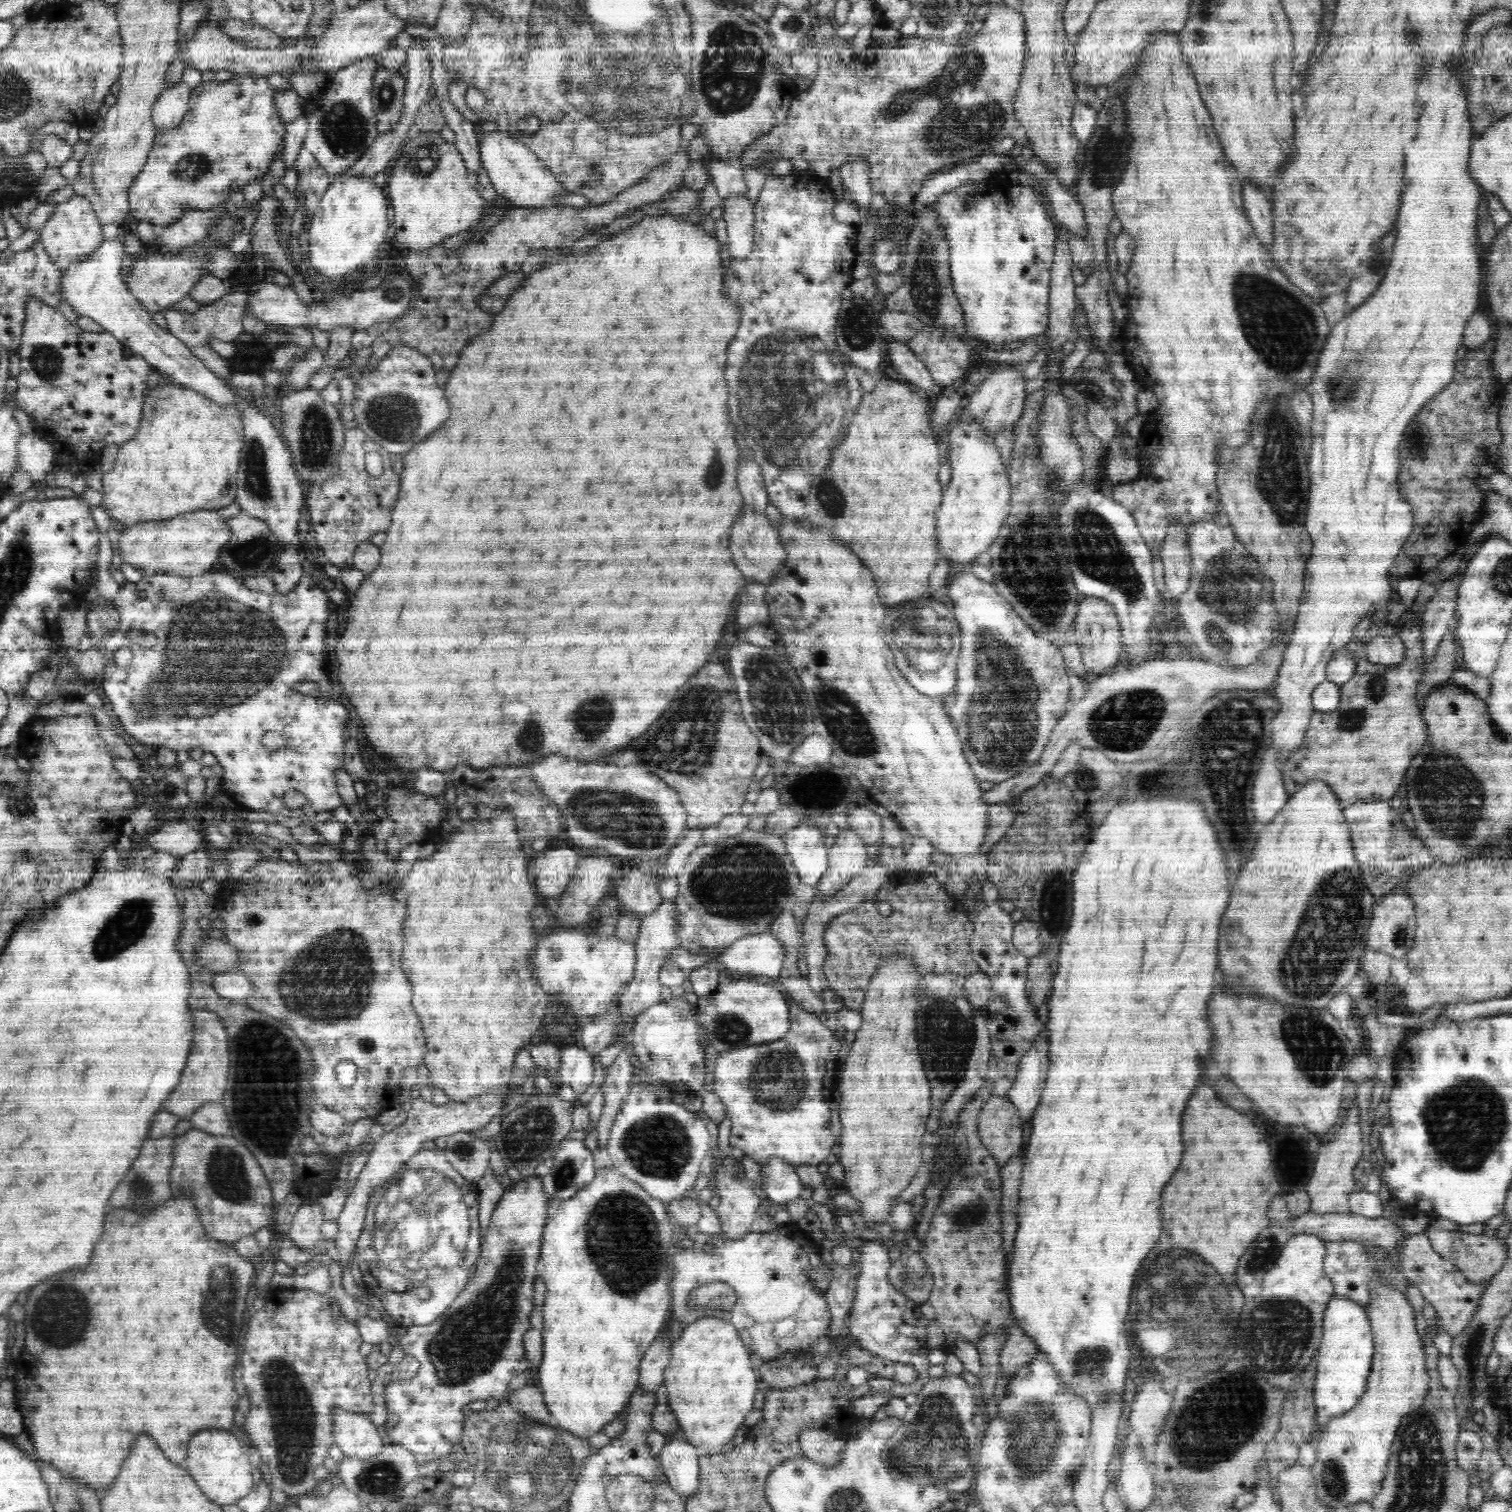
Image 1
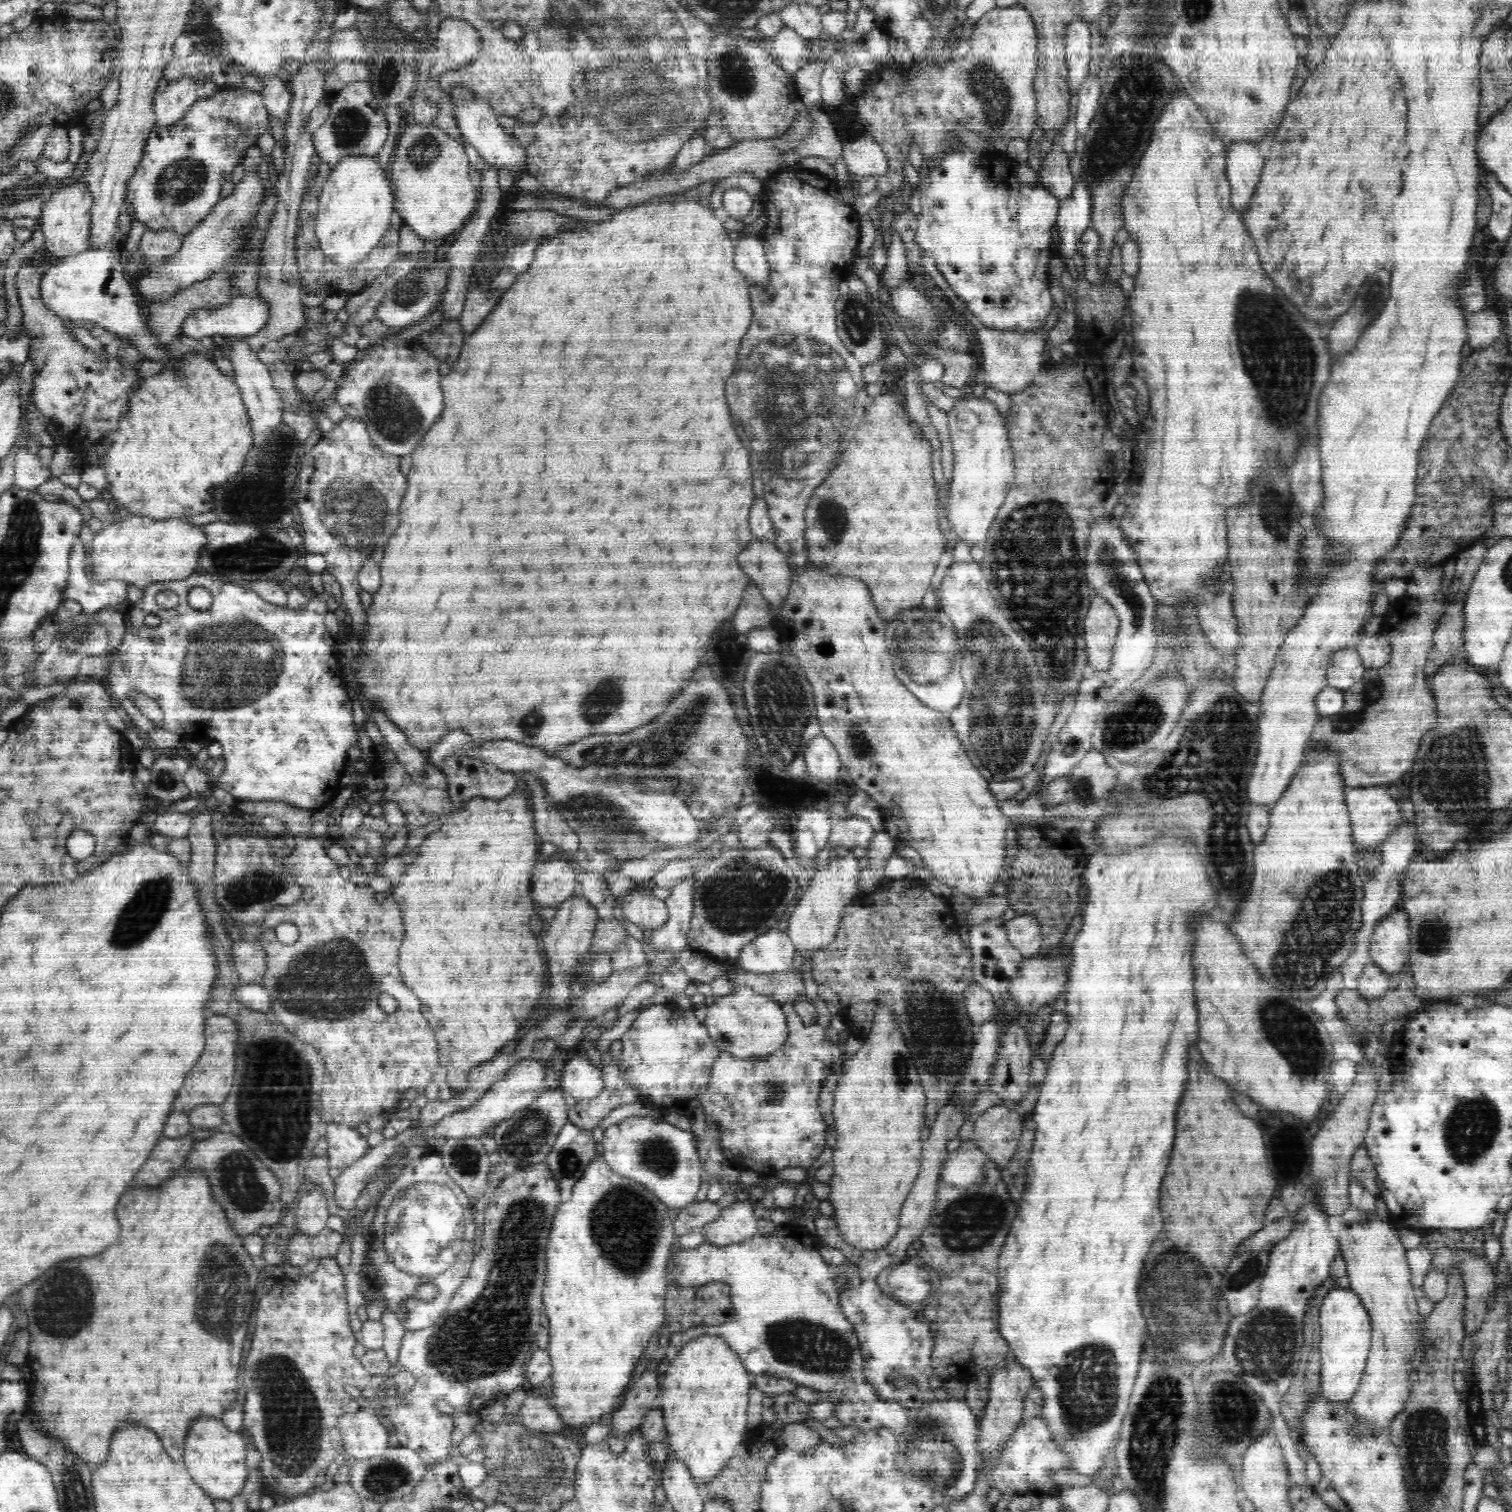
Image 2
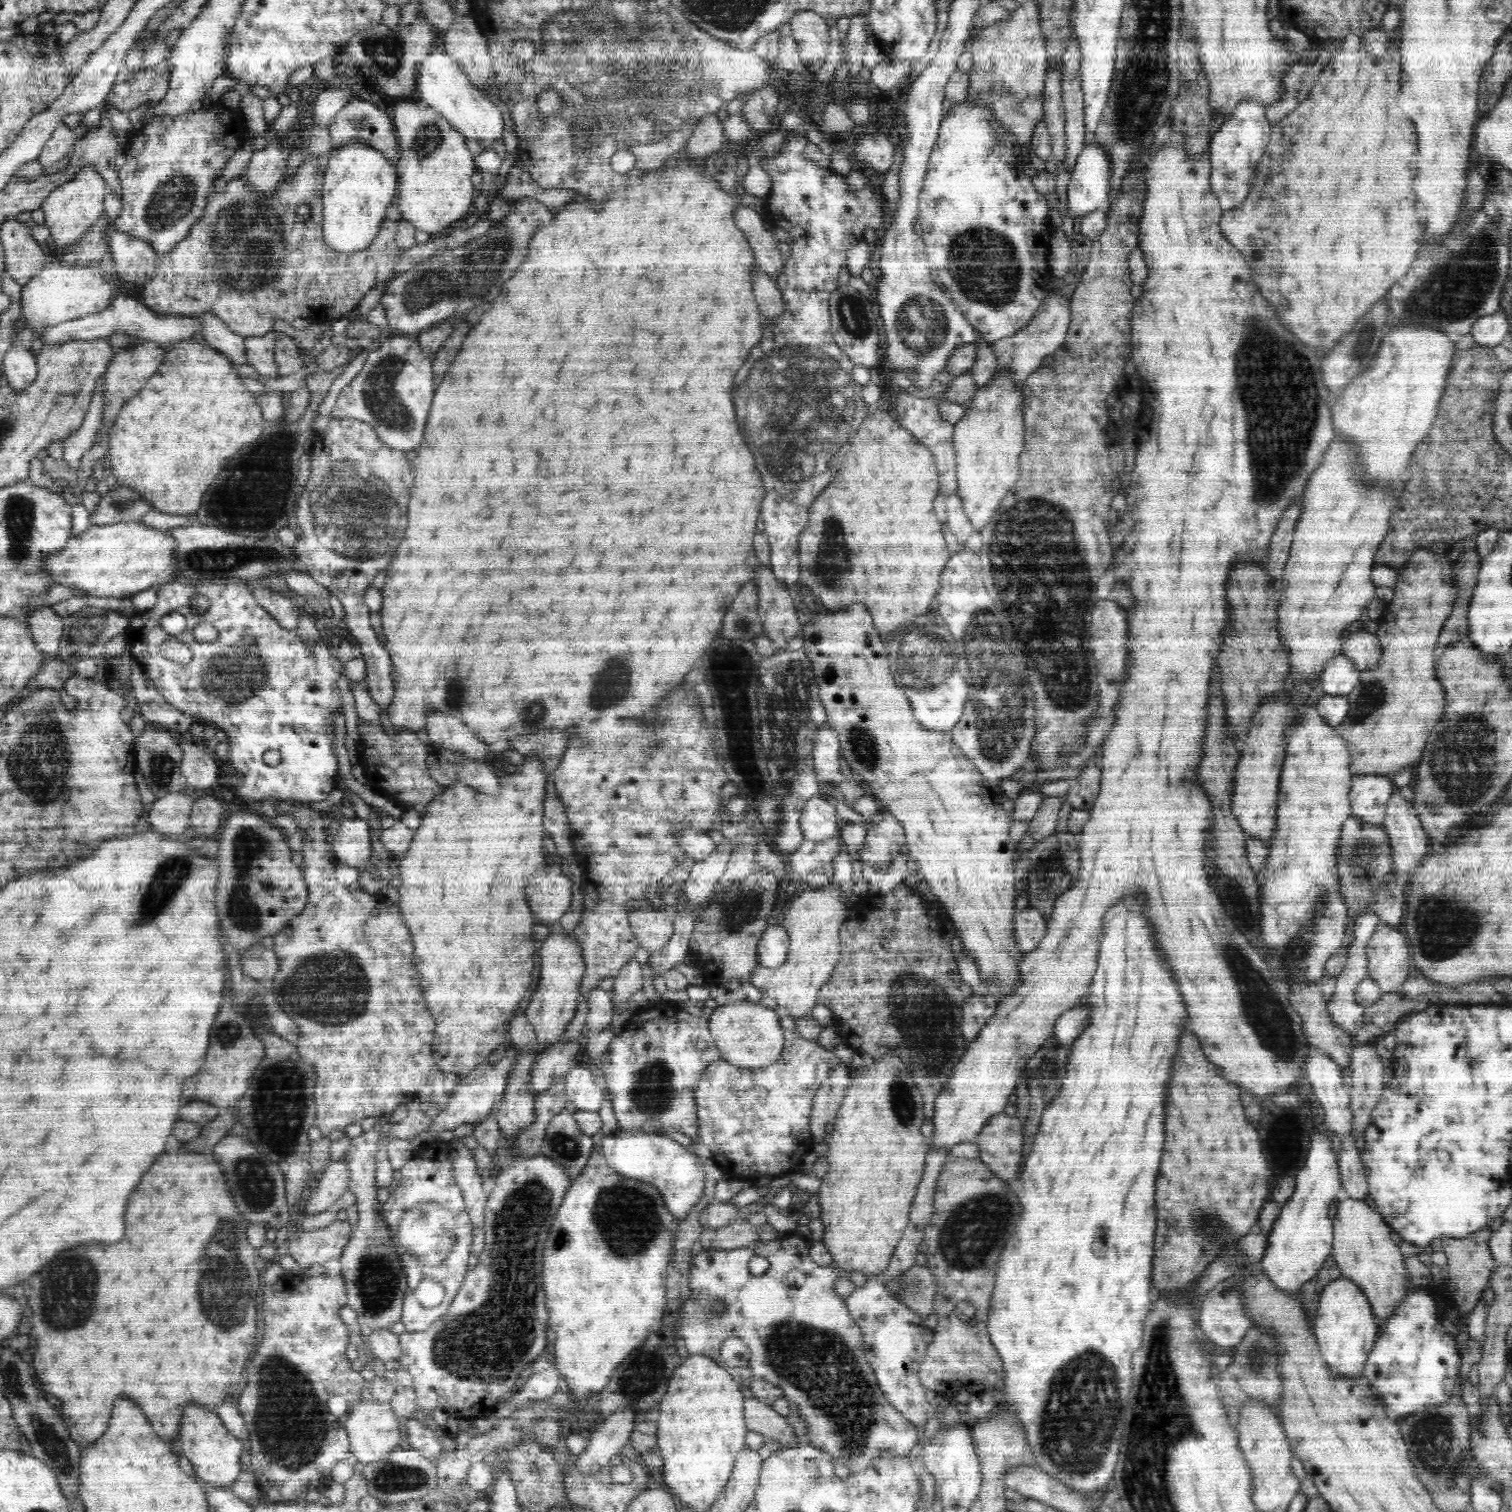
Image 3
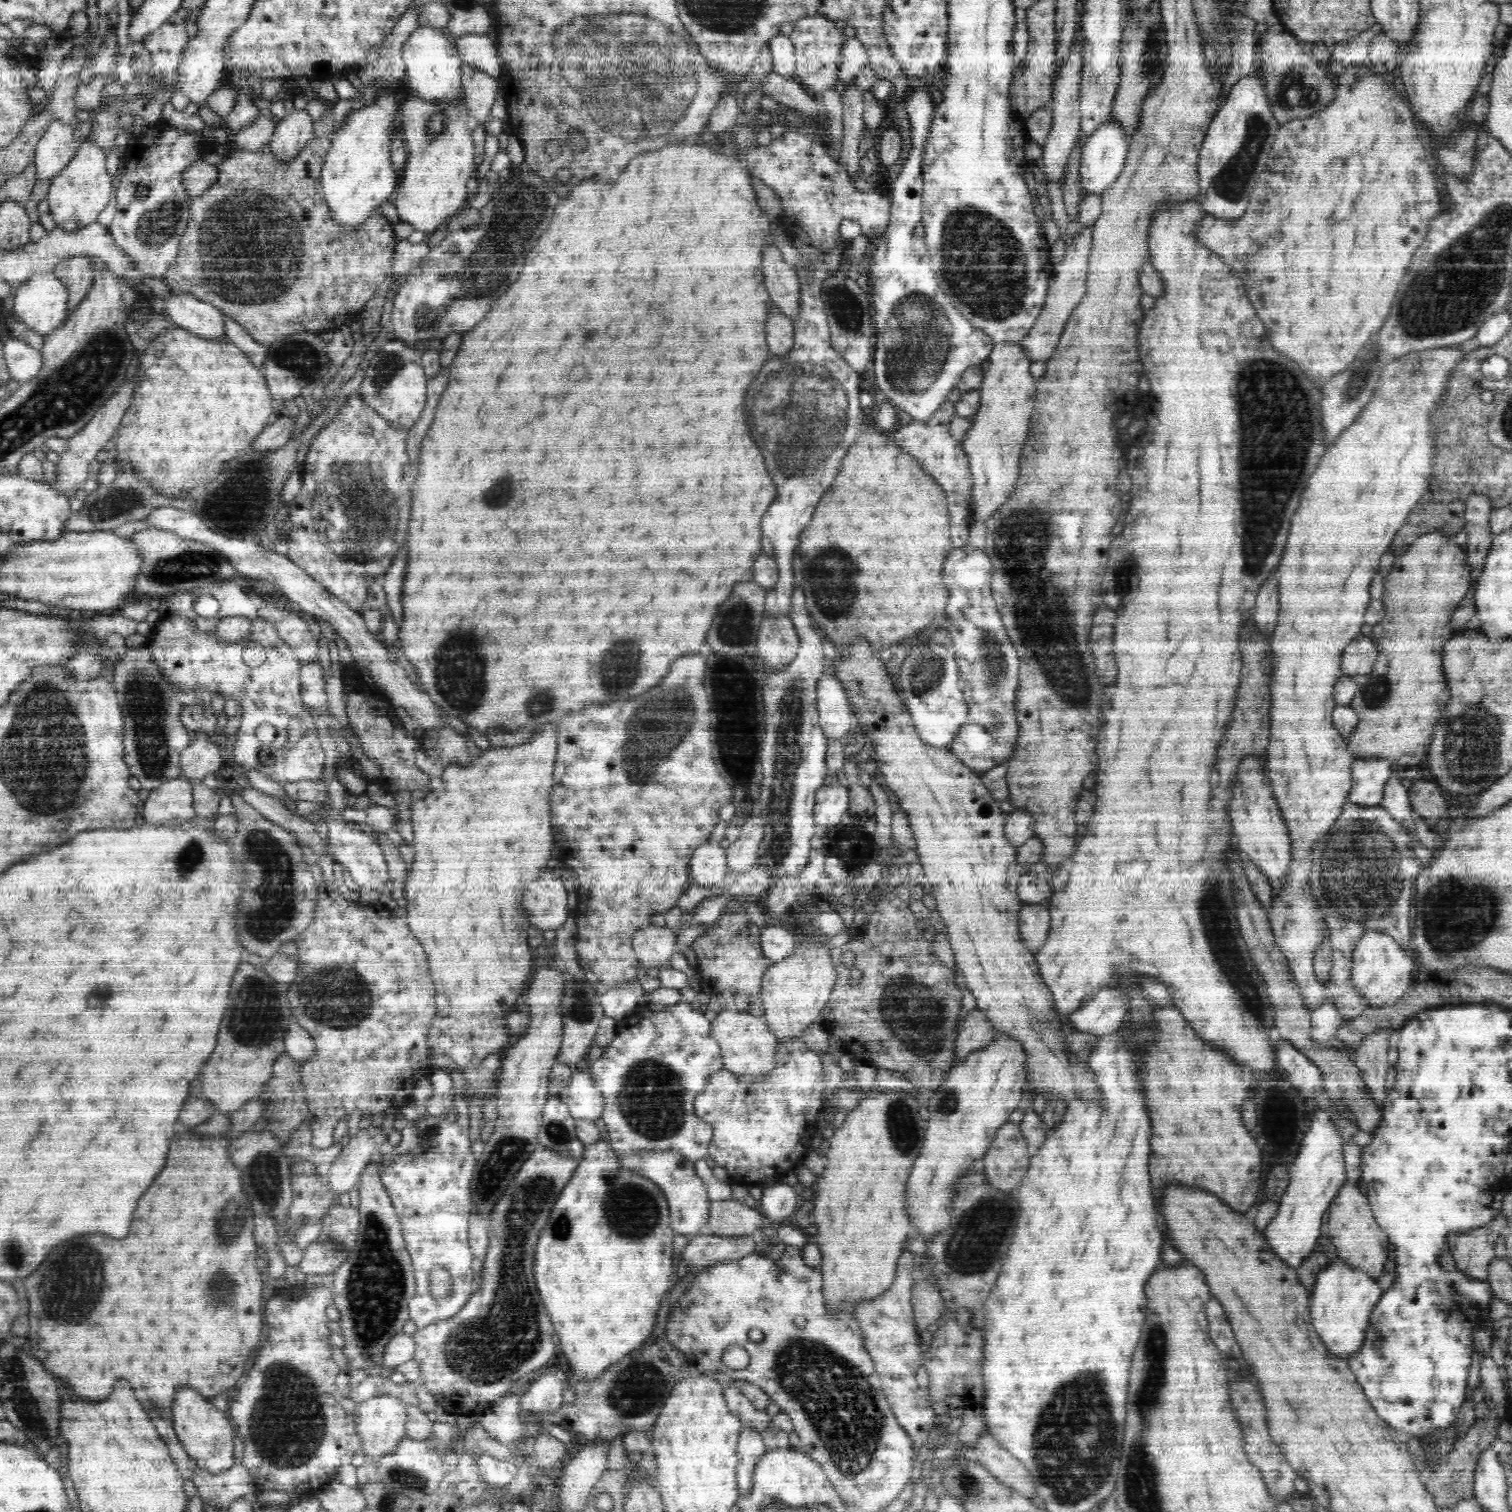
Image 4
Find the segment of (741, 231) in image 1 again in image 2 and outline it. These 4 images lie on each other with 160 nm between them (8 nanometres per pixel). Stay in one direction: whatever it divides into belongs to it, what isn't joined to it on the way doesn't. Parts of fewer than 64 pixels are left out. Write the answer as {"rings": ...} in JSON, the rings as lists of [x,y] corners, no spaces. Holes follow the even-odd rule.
{"rings":[[[748,235],[735,243],[734,264],[755,286],[767,284],[770,269],[760,238]]]}

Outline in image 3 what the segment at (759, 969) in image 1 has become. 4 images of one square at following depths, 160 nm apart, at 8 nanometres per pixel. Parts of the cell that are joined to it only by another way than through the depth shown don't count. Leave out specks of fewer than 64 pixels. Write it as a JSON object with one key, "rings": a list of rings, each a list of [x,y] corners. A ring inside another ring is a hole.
{"rings":[[[780,924],[764,930],[758,942],[758,962],[760,968],[776,968],[786,962],[789,955],[790,935]]]}

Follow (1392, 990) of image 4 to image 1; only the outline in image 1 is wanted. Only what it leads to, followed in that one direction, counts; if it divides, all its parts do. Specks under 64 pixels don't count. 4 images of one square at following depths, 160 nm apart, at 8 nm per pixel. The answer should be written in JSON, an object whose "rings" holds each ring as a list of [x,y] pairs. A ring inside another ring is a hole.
{"rings":[[[1402,889],[1393,890],[1383,895],[1380,900],[1377,900],[1370,918],[1370,927],[1364,938],[1365,948],[1374,952],[1383,952],[1392,958],[1406,956],[1410,946],[1414,946],[1414,932],[1416,932],[1414,916],[1413,902]]]}

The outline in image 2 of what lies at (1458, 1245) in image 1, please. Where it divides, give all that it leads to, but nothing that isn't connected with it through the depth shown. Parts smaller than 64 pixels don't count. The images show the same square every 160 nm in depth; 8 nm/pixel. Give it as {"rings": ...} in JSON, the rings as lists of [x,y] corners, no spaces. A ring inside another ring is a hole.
{"rings":[[[1438,1243],[1432,1255],[1432,1268],[1459,1268],[1463,1273],[1466,1287],[1465,1332],[1472,1334],[1480,1330],[1486,1318],[1486,1301],[1489,1293],[1495,1290],[1495,1269],[1486,1256],[1478,1257],[1467,1250],[1452,1250]]]}

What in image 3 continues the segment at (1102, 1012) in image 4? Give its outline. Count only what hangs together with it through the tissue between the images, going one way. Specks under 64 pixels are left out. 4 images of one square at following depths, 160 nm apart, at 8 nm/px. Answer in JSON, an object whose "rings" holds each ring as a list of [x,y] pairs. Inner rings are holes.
{"rings":[[[1084,1004],[1067,1010],[1056,1019],[1052,1035],[1058,1046],[1071,1046],[1076,1038],[1086,1030],[1090,1022],[1090,1009]]]}

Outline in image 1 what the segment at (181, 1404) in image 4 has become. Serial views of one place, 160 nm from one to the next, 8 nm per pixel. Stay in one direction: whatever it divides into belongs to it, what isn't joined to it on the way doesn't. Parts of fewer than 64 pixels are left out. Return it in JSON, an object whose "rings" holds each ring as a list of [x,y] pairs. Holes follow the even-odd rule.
{"rings":[[[222,1429],[202,1430],[189,1440],[188,1456],[180,1463],[190,1476],[198,1483],[204,1495],[222,1506],[237,1503],[252,1492],[252,1464],[248,1457],[248,1447],[230,1431]]]}

